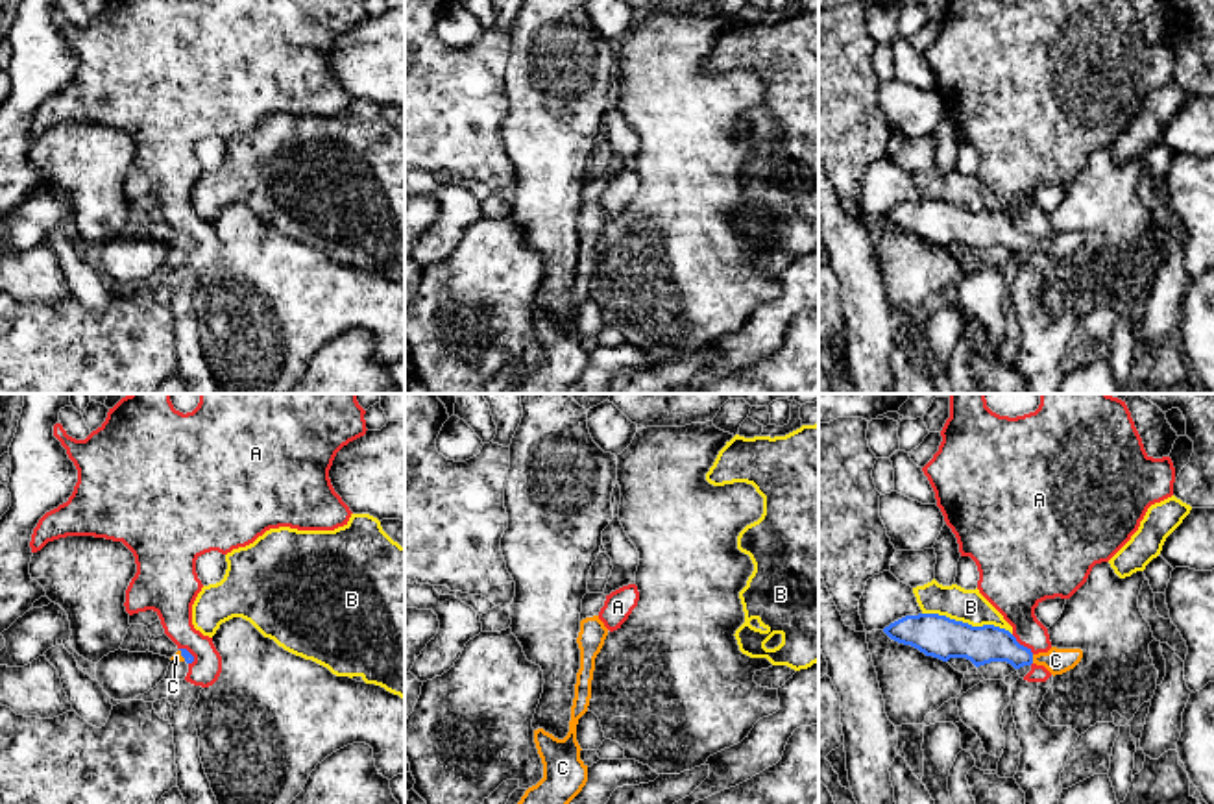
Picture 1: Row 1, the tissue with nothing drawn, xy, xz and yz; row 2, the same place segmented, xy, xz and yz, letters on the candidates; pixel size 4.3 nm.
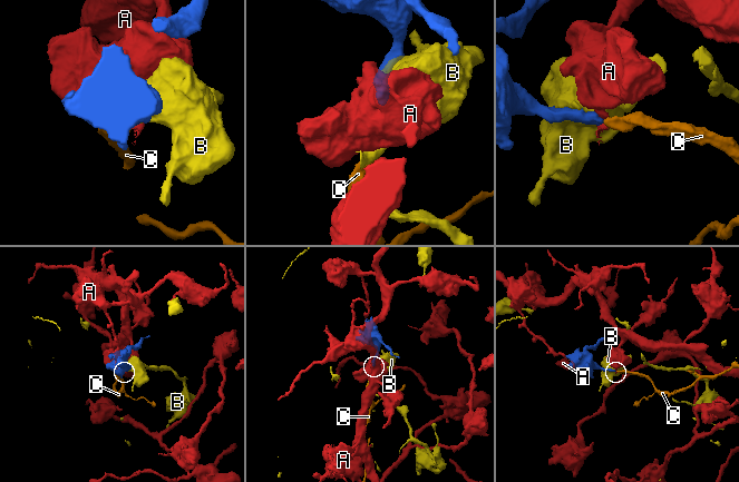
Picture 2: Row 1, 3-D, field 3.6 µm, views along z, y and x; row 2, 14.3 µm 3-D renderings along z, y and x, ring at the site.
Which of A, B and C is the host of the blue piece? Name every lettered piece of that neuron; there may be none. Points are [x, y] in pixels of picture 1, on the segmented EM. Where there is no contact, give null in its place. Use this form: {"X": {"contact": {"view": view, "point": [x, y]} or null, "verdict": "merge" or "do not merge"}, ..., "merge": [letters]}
{"A": {"contact": {"view": "yz", "point": [1022, 645]}, "verdict": "do not merge"}, "B": {"contact": {"view": "yz", "point": [967, 623]}, "verdict": "do not merge"}, "C": {"contact": {"view": "yz", "point": [1031, 658]}, "verdict": "merge"}, "merge": ["C"]}

